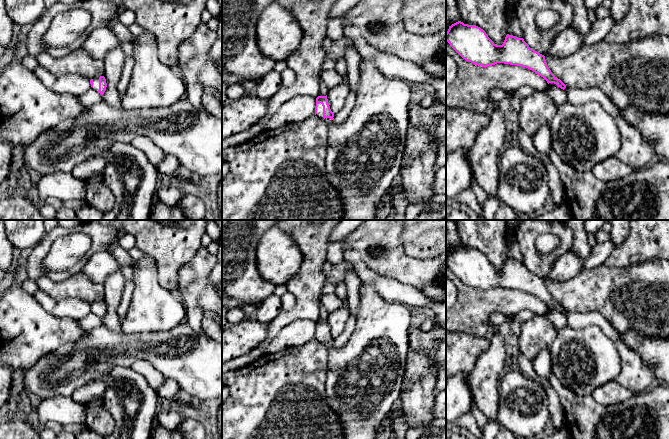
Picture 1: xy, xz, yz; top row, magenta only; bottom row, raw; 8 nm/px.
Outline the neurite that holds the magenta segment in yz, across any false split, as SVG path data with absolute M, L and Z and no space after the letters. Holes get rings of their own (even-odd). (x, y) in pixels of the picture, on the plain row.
M458 245L449 250L446 256L446 265L463 283L473 288L487 291L497 287L504 287L526 291L543 301L548 308L554 307L563 314L566 312L566 309L547 290L545 280L530 272L523 262L507 258L503 268L496 269L480 251Z

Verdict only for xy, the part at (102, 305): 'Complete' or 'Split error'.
Split error

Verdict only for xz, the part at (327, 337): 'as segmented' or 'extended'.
extended

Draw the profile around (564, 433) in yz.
M565 426L562 429L554 432L551 435L542 434L535 439L574 439L568 428Z

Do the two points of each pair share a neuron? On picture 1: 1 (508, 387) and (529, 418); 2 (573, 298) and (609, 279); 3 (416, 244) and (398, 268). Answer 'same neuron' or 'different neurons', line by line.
1: same neuron
2: same neuron
3: different neurons

